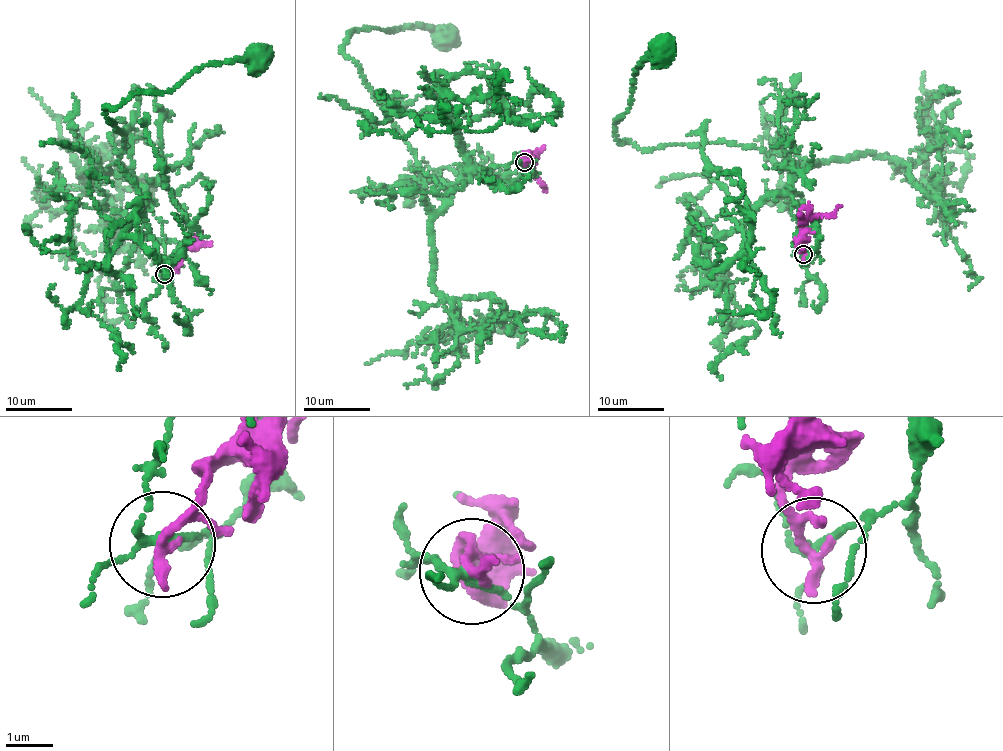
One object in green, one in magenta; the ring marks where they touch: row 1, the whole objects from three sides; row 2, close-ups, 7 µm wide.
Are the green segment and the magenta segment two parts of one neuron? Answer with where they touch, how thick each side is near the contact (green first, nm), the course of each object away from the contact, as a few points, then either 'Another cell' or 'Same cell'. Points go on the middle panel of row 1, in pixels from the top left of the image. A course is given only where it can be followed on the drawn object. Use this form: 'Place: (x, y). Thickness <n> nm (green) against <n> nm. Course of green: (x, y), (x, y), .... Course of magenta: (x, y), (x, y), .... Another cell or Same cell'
Place: (524, 162). Thickness 120 nm (green) against 200 nm. Course of green: (523, 162), (466, 172), (434, 209), (419, 162), (343, 53), (355, 29), (423, 26), (444, 35). Course of magenta: (523, 162), (522, 158), (529, 157), (536, 178), (547, 187). Another cell

